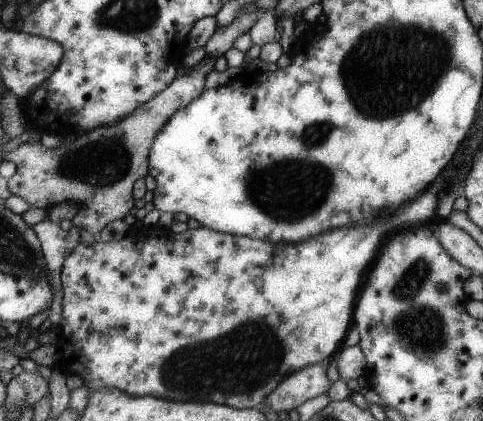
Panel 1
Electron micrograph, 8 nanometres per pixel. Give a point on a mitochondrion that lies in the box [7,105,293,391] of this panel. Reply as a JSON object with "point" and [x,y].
{"point":[111,155]}

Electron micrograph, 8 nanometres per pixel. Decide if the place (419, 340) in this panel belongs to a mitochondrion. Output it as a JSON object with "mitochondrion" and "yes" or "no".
{"mitochondrion":"yes"}

